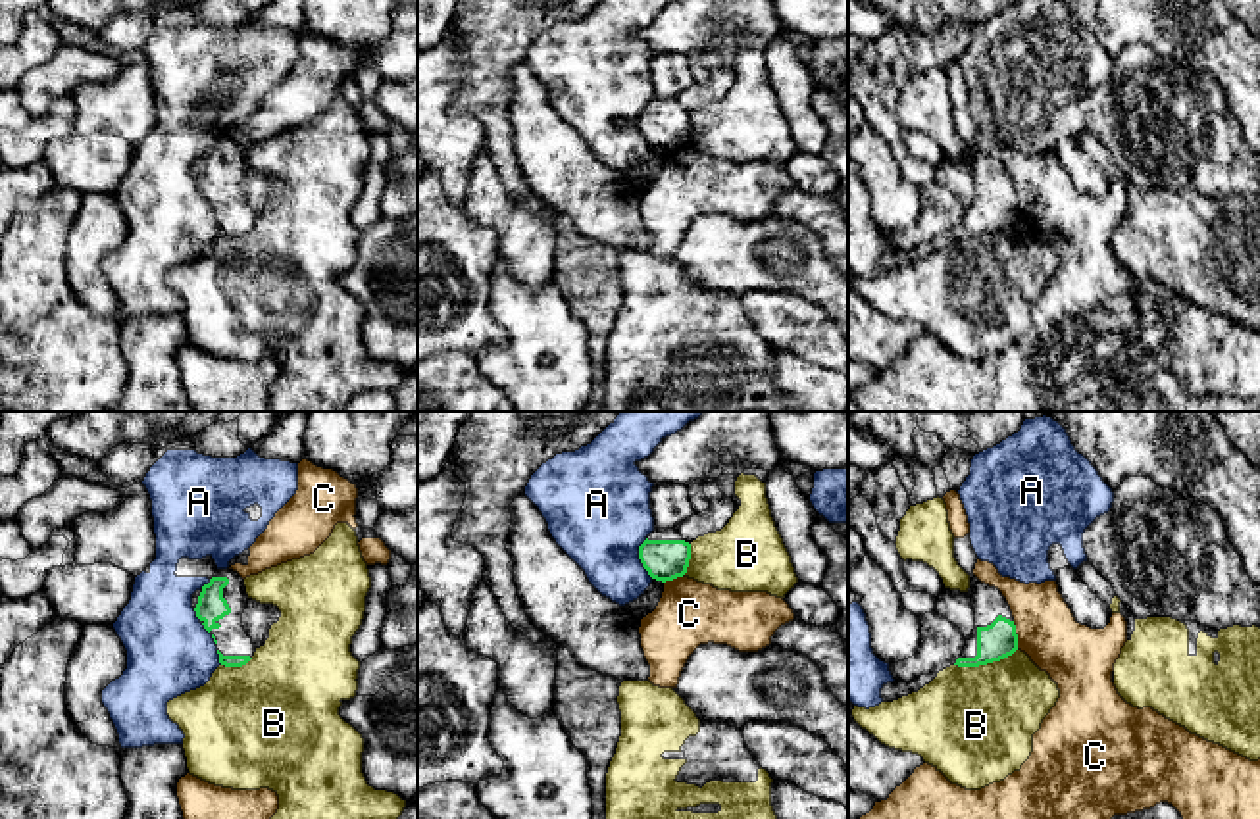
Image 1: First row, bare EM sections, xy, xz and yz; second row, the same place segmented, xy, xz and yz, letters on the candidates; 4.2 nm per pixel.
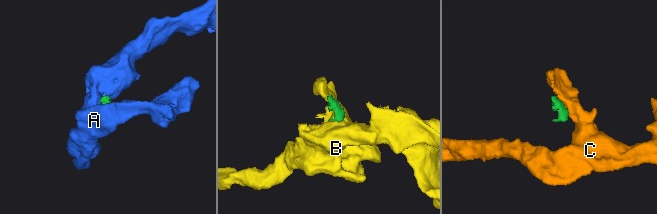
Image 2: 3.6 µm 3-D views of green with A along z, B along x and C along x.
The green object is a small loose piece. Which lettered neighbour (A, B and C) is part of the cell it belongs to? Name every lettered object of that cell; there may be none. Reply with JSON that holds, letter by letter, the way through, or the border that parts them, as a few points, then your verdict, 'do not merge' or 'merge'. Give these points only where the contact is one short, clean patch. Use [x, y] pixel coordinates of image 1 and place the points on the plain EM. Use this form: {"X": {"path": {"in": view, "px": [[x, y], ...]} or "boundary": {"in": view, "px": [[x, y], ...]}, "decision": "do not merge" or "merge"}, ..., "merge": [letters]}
{"A": {"boundary": {"in": "xz", "px": [[645, 108], [639, 116], [639, 131], [653, 147]]}, "decision": "do not merge"}, "B": {"decision": "merge"}, "C": {"boundary": {"in": "yz", "px": [[1012, 191], [1018, 218]]}, "decision": "do not merge"}, "merge": ["B"]}

